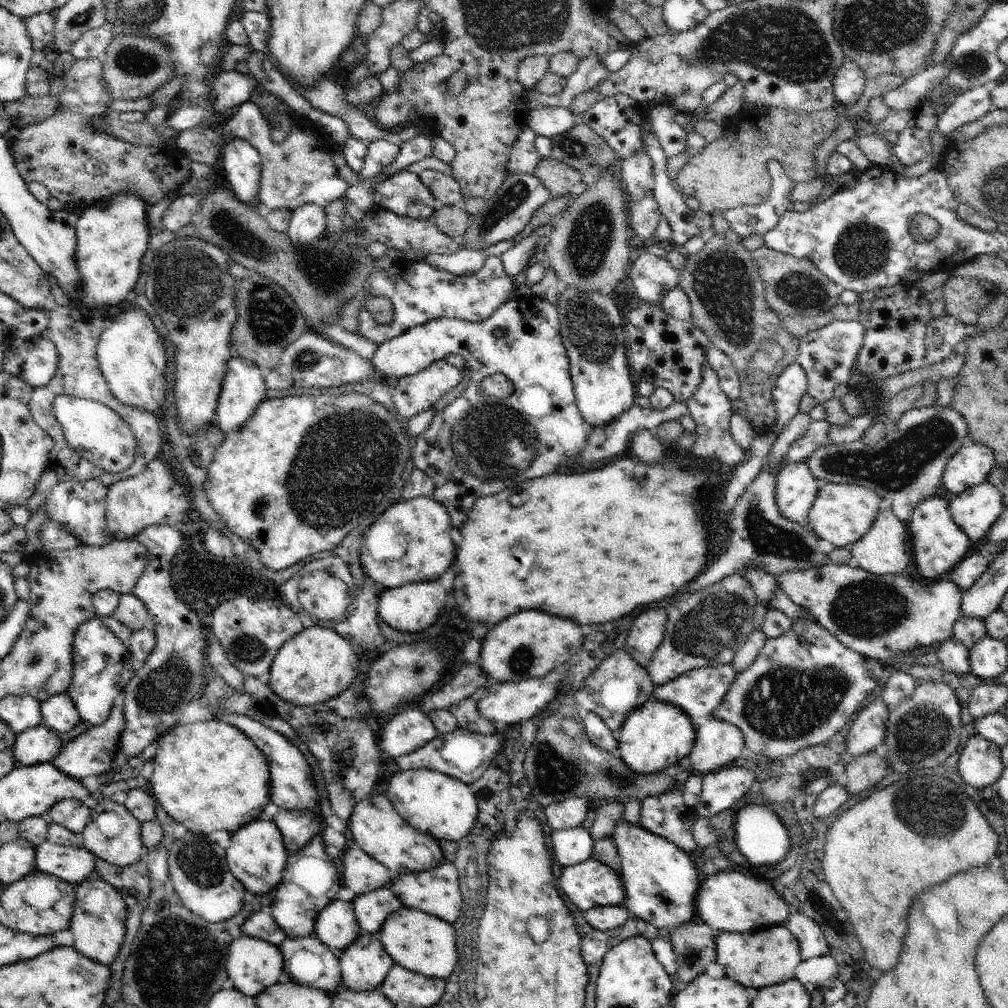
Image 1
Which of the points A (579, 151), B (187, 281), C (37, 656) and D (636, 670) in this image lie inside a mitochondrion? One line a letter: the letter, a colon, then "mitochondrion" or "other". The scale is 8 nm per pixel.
A: mitochondrion
B: mitochondrion
C: mitochondrion
D: other

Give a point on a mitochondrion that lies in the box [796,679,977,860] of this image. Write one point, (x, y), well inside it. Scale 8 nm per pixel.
(925, 729)

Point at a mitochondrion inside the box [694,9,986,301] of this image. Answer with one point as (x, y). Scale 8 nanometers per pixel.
(860, 250)

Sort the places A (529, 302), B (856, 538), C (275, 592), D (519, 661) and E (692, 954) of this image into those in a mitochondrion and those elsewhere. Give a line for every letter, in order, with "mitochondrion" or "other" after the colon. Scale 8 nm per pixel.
A: other
B: other
C: other
D: mitochondrion
E: mitochondrion

